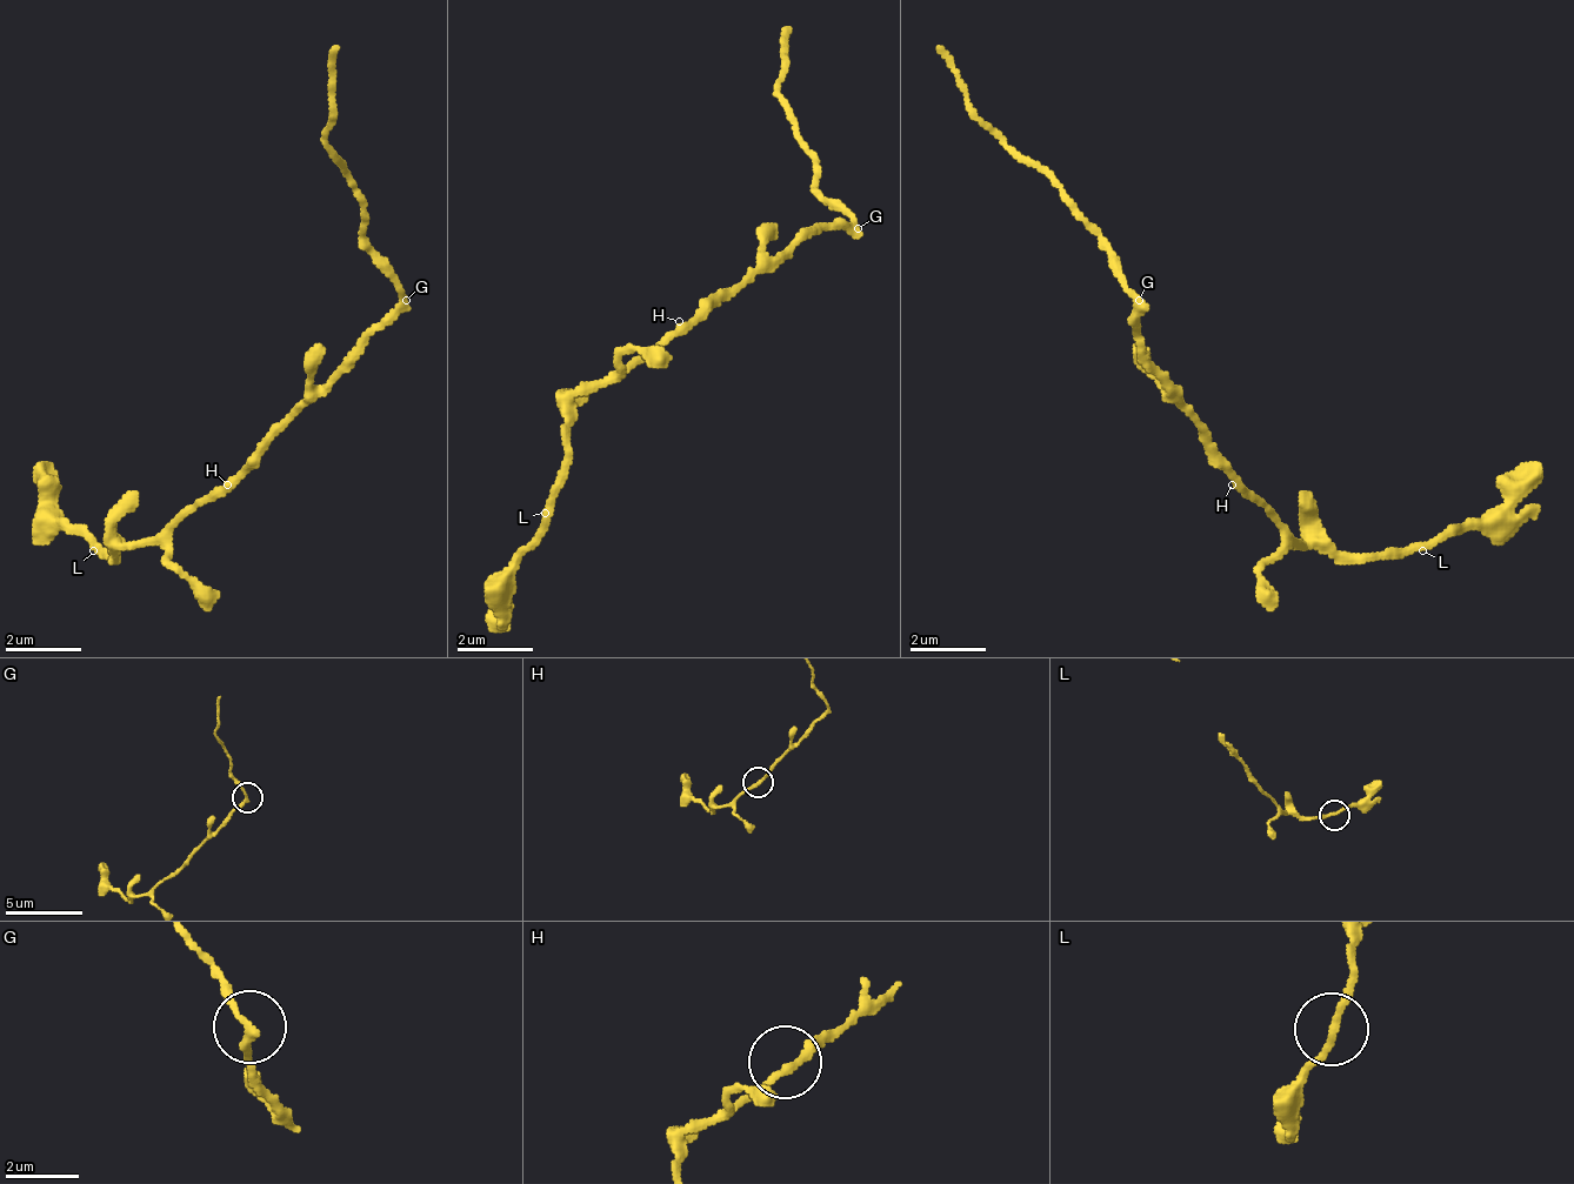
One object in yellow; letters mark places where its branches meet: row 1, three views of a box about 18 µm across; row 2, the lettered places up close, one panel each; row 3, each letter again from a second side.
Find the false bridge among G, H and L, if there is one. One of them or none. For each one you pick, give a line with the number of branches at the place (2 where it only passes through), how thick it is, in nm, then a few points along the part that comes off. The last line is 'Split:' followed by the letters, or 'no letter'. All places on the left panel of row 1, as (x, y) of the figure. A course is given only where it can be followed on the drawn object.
G: Branches: 2. Thickness 190 nm. Course of the part to remove: (408, 302), (322, 140), (341, 45)
Split: G

